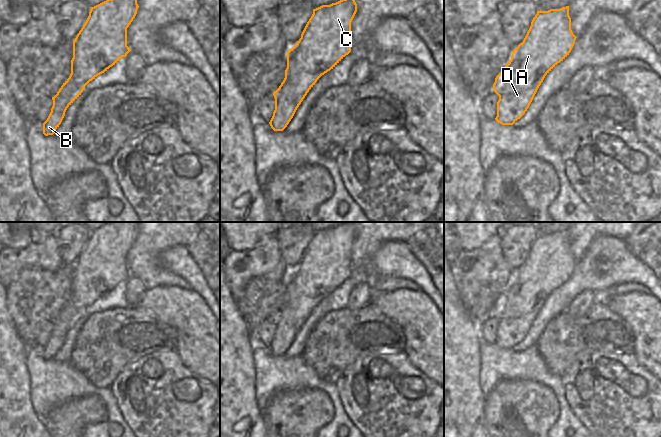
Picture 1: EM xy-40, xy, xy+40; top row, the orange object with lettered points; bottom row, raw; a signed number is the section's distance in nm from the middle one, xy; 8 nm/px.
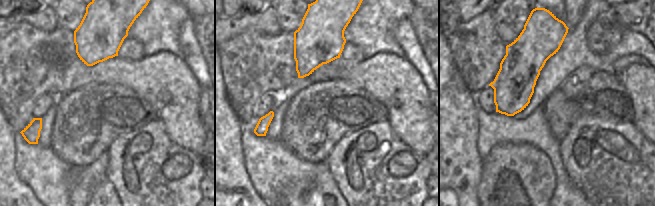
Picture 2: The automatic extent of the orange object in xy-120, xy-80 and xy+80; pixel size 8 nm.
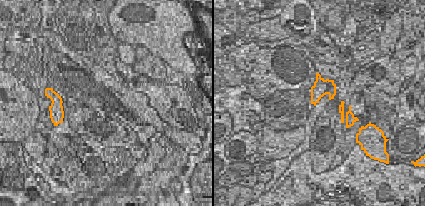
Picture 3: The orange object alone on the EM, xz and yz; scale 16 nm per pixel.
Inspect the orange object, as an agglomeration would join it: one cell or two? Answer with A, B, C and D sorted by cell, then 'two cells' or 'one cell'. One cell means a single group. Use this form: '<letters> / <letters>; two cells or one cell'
A B C D; one cell

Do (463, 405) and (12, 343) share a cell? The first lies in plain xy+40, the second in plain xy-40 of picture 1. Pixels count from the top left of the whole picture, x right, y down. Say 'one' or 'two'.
one

